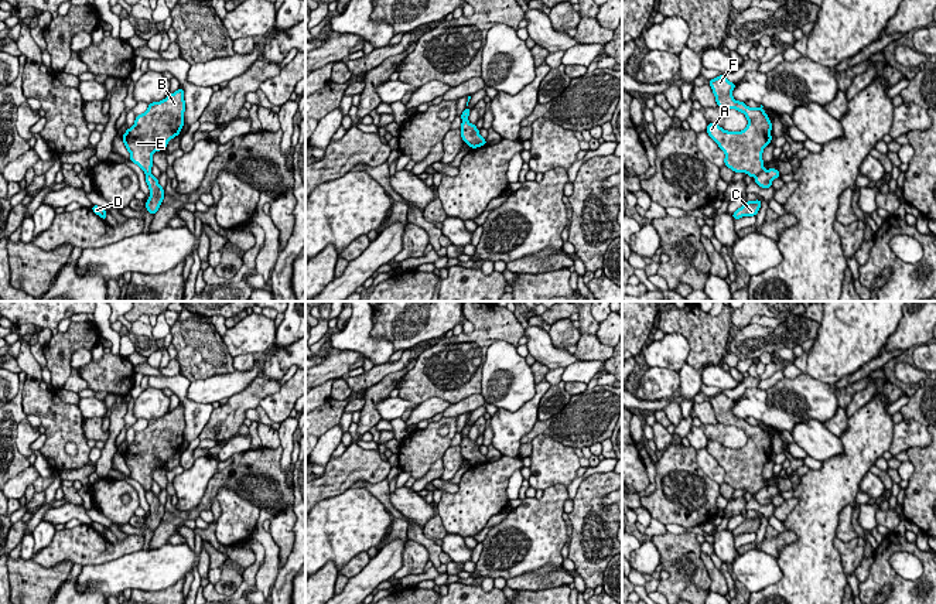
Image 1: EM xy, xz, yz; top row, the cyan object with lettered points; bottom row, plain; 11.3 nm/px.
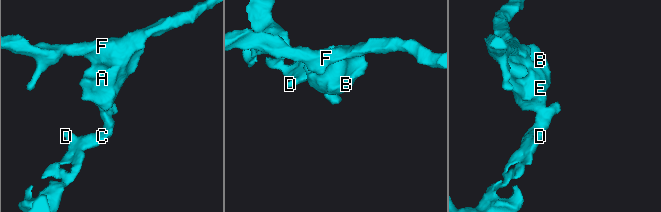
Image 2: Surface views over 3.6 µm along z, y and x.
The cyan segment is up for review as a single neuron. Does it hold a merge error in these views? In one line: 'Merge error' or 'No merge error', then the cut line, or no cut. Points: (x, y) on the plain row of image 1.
Merge error. Split along yz (764, 485), (755, 494)

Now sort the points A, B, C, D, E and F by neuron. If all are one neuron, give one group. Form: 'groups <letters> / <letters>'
groups A B E F / C D

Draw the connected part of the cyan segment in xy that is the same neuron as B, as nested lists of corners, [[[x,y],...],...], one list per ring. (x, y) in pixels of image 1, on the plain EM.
[[[184,406],[160,419],[148,420],[143,431],[137,431],[134,441],[123,451],[123,460],[130,470],[130,478],[144,491],[151,491],[153,470],[165,467],[168,458],[180,451],[184,443]]]

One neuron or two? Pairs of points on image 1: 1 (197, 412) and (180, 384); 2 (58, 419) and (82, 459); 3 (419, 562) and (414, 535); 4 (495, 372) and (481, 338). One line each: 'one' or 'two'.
1: one
2: one
3: two
4: two

